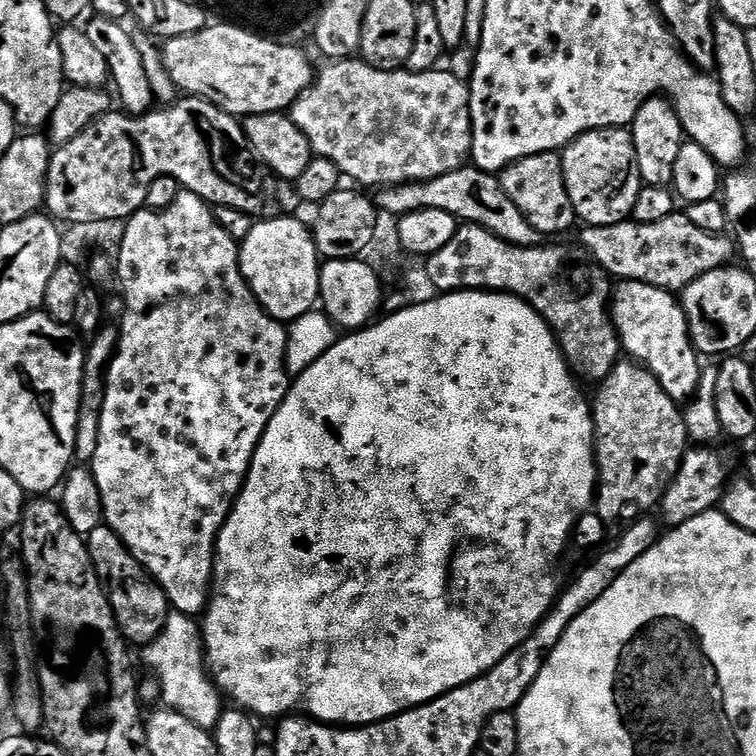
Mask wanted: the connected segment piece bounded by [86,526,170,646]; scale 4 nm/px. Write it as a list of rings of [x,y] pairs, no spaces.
[[[107,526],[96,528],[86,536],[86,543],[90,558],[94,562],[94,570],[98,574],[101,586],[104,587],[104,593],[108,596],[125,641],[133,645],[136,643],[140,644],[139,646],[147,646],[151,640],[158,638],[158,634],[164,628],[170,611],[166,594],[141,568],[113,528]]]

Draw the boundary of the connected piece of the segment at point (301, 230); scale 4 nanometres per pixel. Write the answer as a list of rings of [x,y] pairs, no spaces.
[[[292,216],[264,218],[253,223],[250,234],[239,245],[240,269],[256,300],[268,315],[281,322],[302,318],[302,314],[313,311],[320,299],[320,265],[322,257],[316,251],[316,243],[309,225]]]

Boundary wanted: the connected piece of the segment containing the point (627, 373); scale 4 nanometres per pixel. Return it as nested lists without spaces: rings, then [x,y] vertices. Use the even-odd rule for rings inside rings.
[[[618,362],[608,377],[599,381],[596,400],[591,401],[592,425],[596,431],[596,499],[594,510],[602,518],[605,529],[623,529],[635,520],[647,517],[664,497],[664,489],[678,474],[680,463],[690,447],[688,427],[681,405],[662,390],[658,378],[649,368],[635,362]]]

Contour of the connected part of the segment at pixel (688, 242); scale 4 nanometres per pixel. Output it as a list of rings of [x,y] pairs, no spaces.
[[[673,214],[661,221],[644,224],[625,222],[614,226],[585,227],[583,231],[579,243],[609,277],[620,282],[646,282],[673,294],[683,293],[684,288],[702,274],[710,274],[710,270],[733,263],[733,241],[719,232],[699,229],[690,222],[687,214]]]

